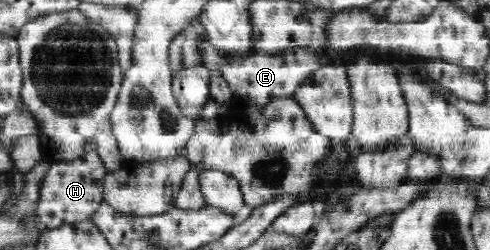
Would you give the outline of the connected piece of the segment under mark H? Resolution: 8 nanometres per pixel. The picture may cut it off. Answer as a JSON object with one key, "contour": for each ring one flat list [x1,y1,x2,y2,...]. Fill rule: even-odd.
{"contour":[[87,143,82,158,73,161,54,162,43,177,40,195,36,202,35,214,43,222,43,227,56,229,61,225,88,221,96,213,96,209,103,202,104,188,101,183,106,177,107,169,100,160,94,143]]}

